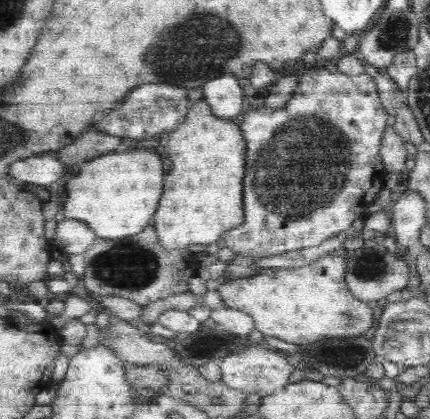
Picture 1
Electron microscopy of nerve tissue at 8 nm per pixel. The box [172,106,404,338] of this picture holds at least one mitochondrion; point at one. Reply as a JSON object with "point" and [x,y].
{"point":[300,170]}

